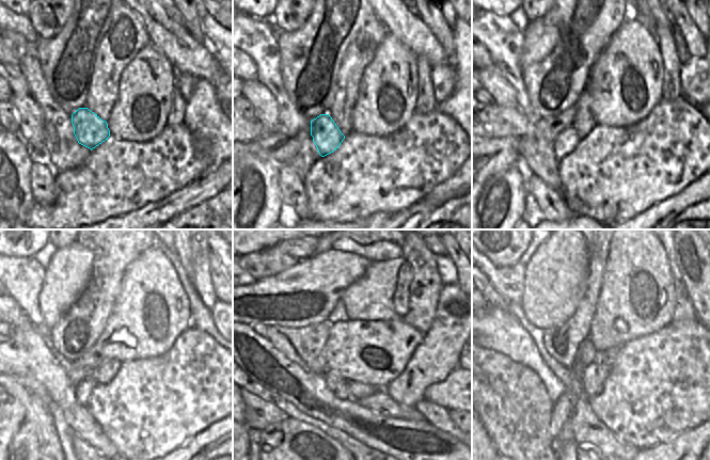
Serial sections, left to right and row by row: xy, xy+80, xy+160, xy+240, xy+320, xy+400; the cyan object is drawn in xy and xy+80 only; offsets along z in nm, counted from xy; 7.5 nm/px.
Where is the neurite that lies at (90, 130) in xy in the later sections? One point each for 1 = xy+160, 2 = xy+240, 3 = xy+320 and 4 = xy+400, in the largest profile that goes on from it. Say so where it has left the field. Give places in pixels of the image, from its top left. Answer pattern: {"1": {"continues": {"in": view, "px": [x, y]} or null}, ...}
{"1": {"continues": {"in": "xy+160", "px": [567, 140]}}, "2": {"continues": {"in": "xy+240", "px": [82, 390]}}, "3": {"continues": {"in": "xy+320", "px": [325, 399]}}, "4": {"continues": {"in": "xy+400", "px": [563, 407]}}}

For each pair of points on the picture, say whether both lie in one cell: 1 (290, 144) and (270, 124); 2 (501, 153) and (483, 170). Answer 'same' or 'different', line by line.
1: different
2: same

